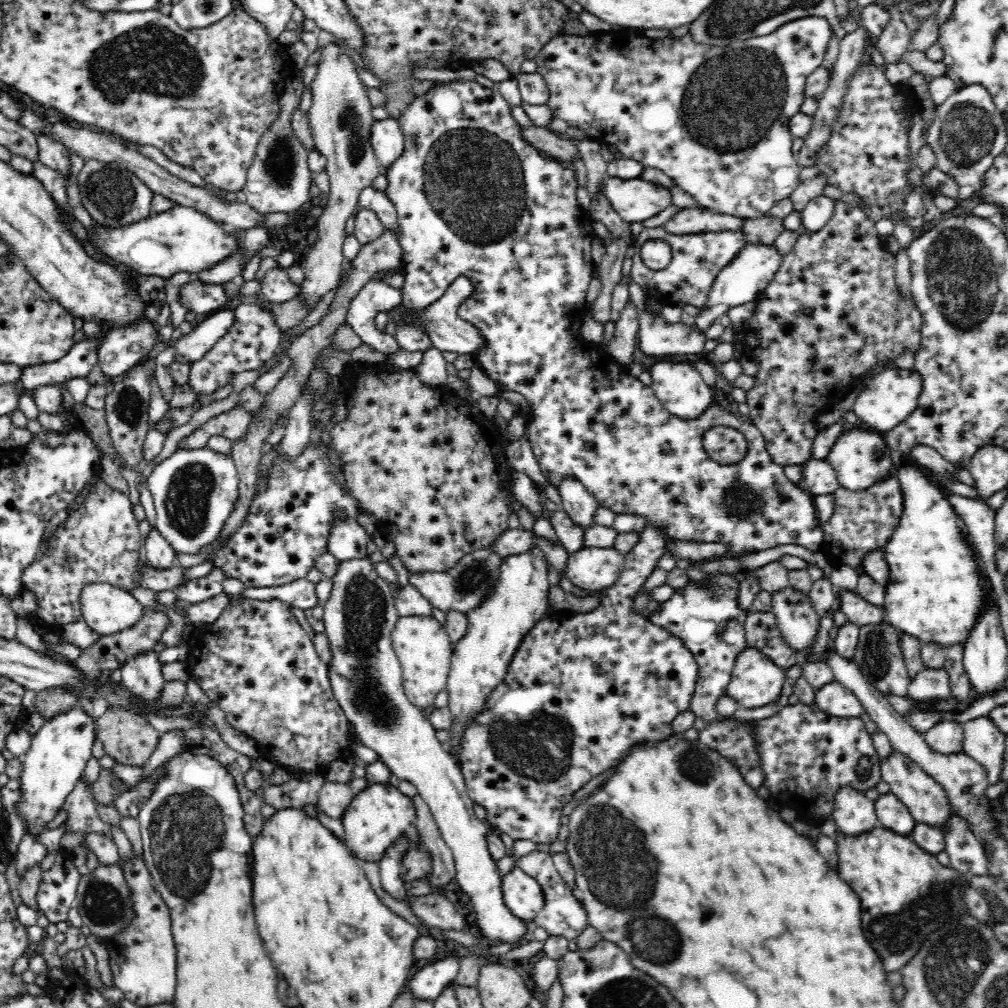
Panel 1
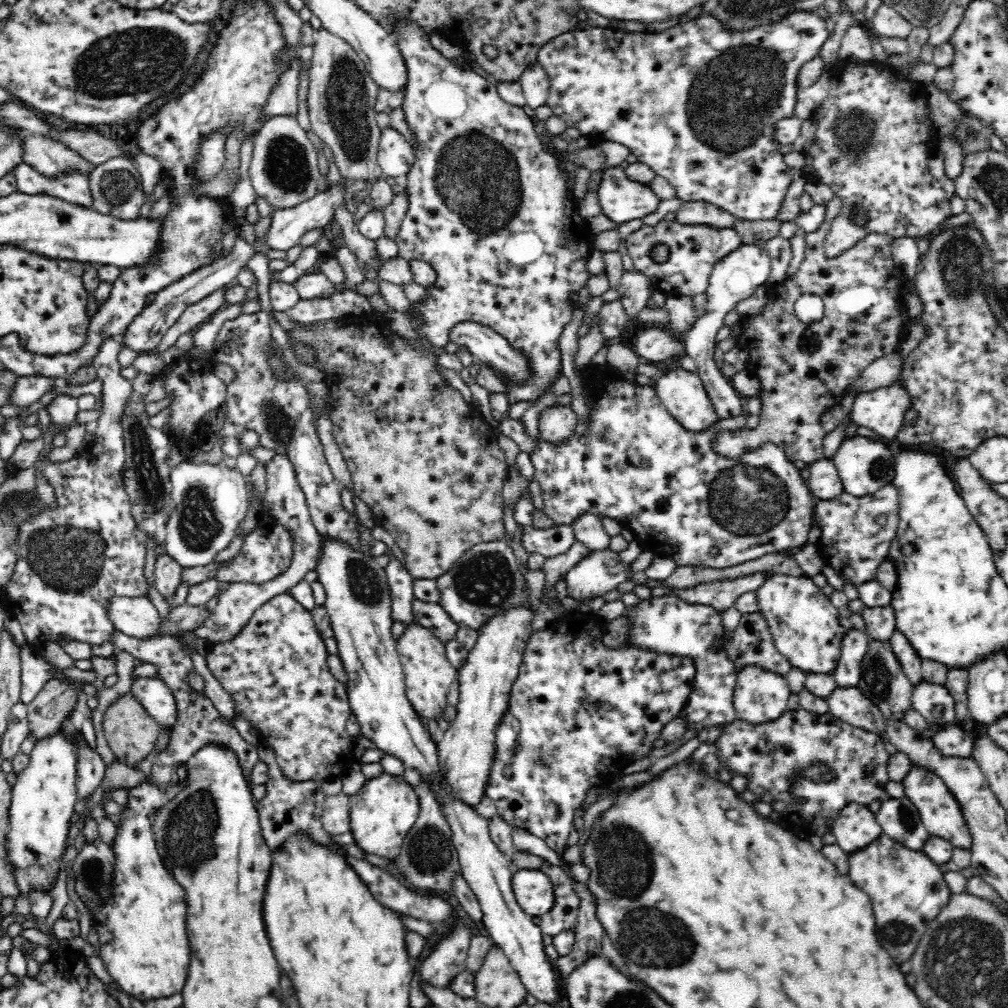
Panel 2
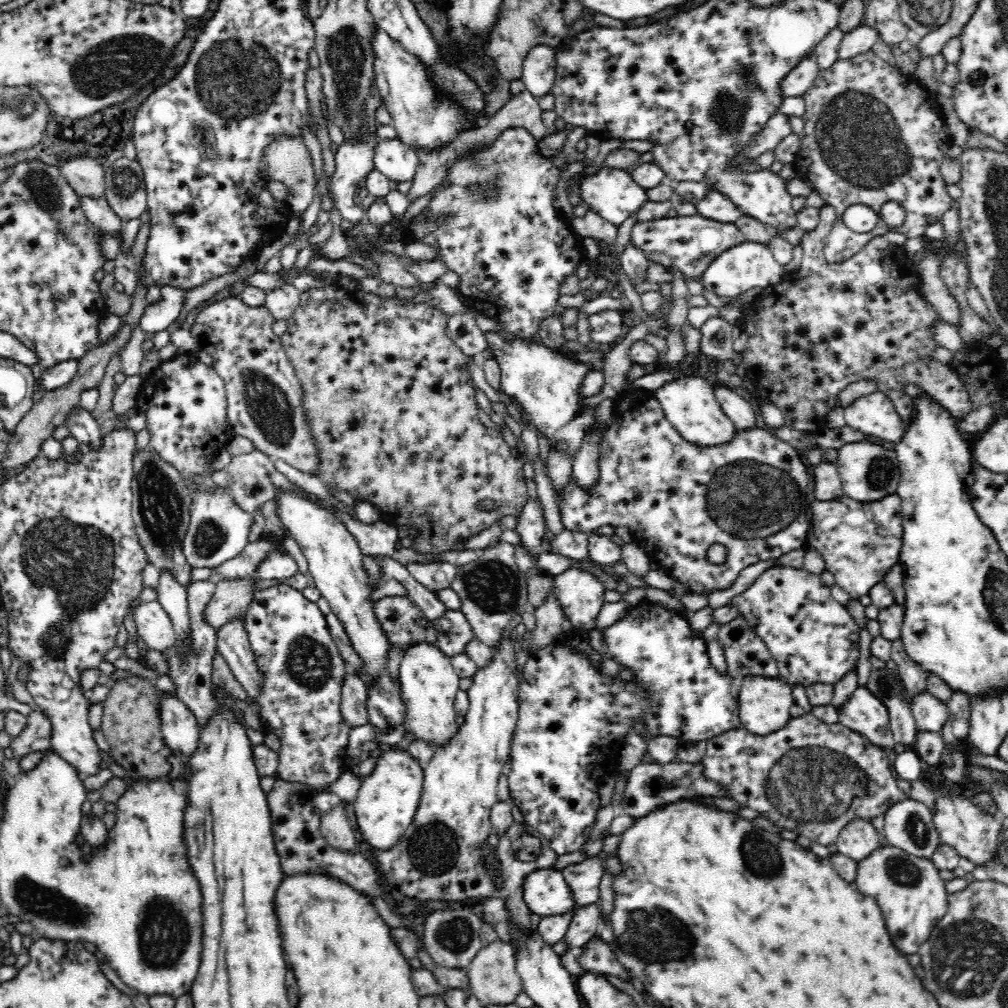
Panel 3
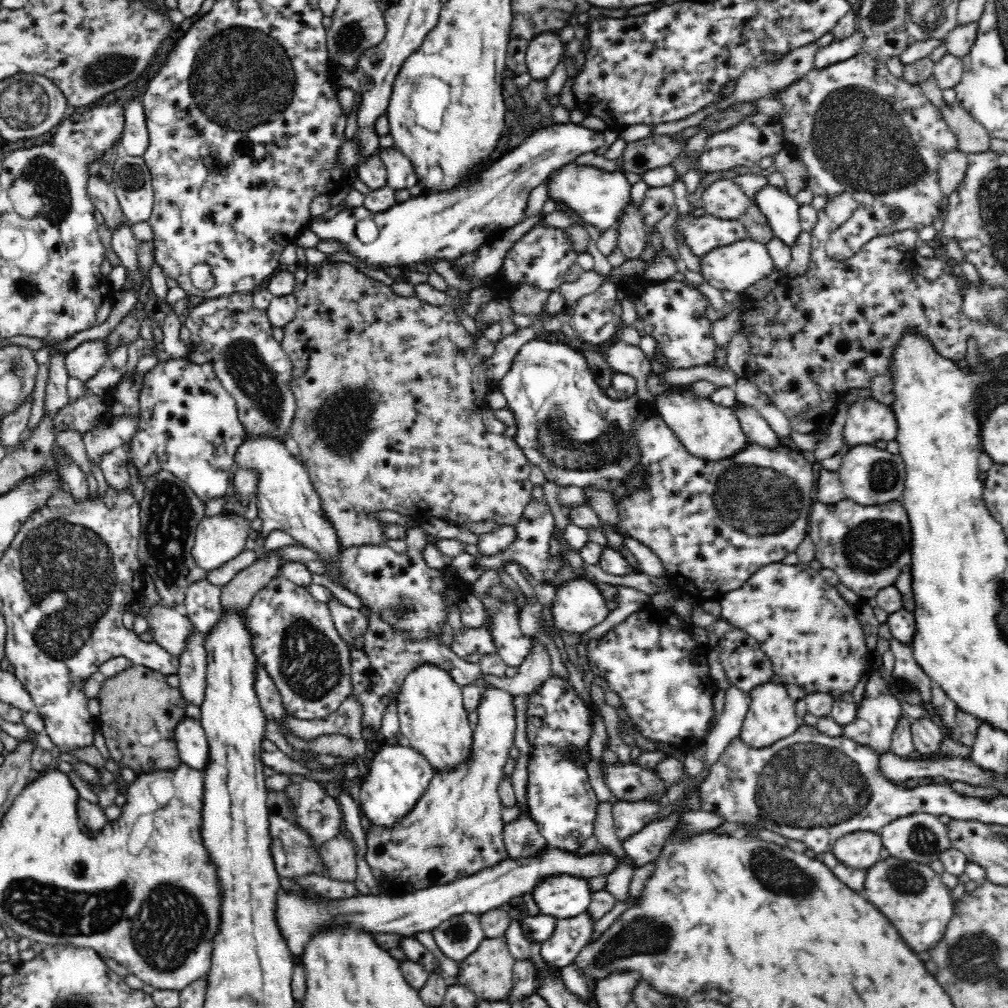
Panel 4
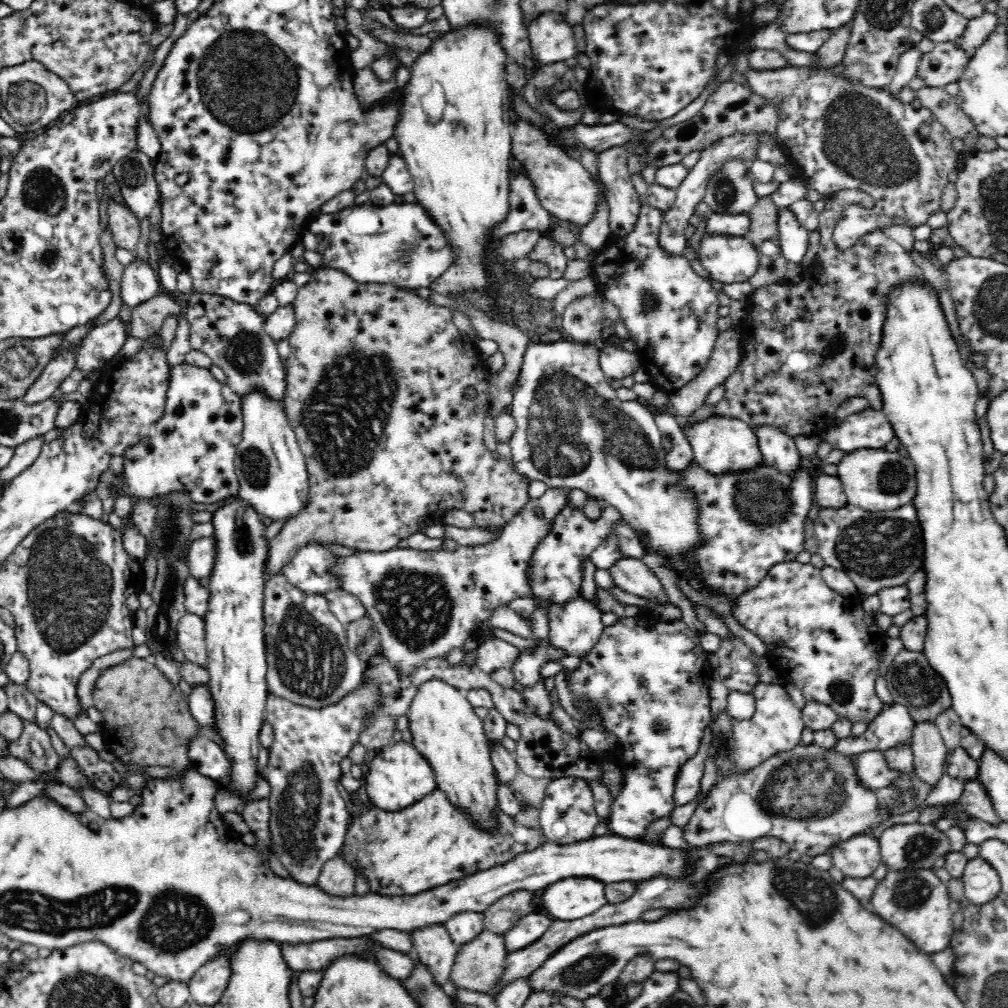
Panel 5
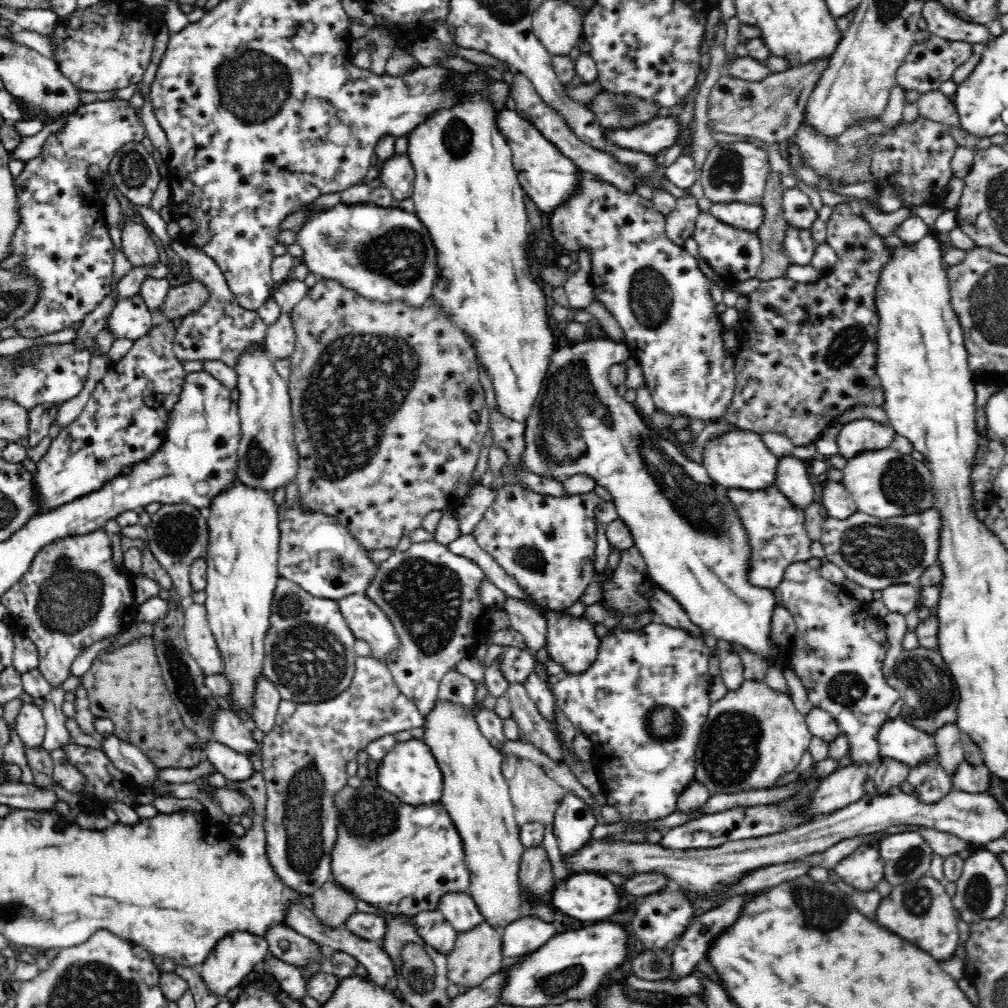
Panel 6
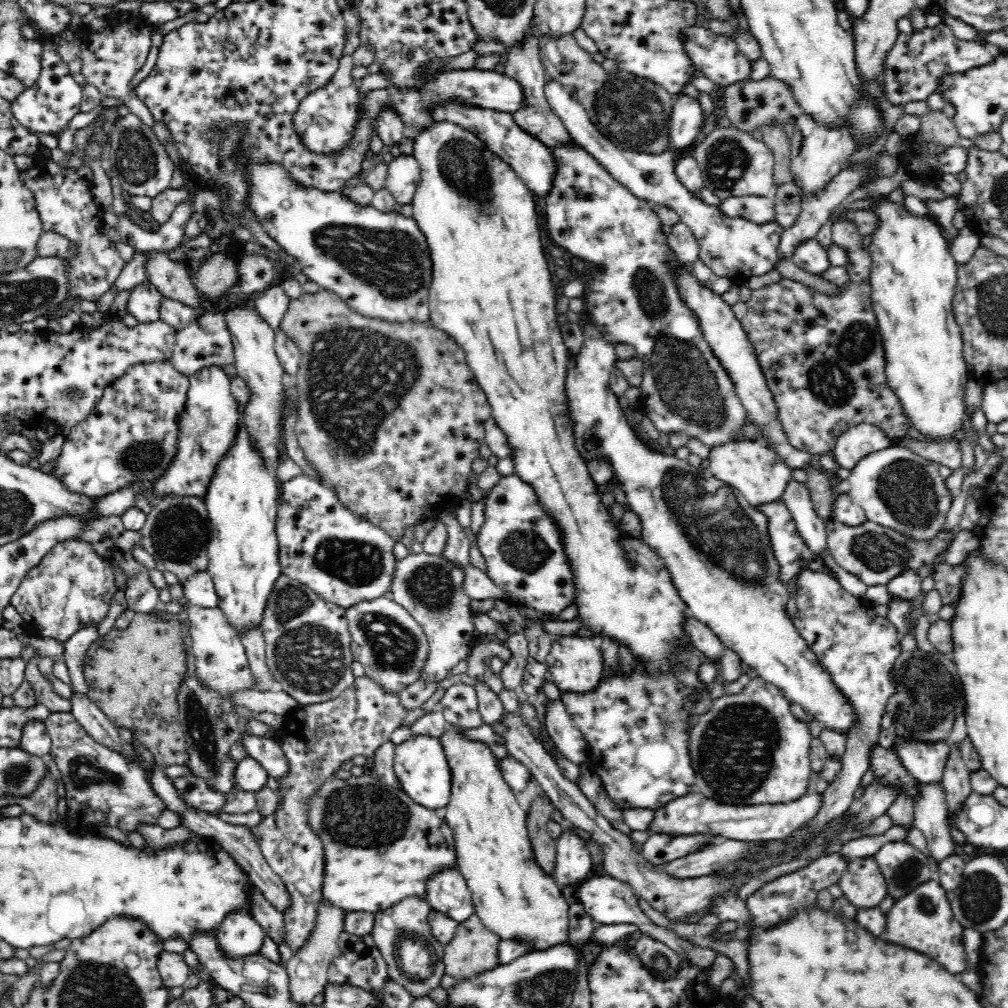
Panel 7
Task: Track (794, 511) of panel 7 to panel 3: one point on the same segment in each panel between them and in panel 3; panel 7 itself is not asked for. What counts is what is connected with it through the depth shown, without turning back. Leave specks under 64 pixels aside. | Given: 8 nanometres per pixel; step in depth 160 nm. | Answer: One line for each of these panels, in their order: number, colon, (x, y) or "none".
3: (736, 406)
4: (756, 429)
5: (777, 447)
6: (792, 478)

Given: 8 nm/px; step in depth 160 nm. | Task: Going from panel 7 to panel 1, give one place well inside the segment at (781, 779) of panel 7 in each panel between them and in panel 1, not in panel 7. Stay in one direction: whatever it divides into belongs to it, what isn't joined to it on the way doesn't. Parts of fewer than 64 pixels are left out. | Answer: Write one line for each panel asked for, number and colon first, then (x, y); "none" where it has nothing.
1: (756, 681)
2: (760, 694)
3: (764, 701)
4: (771, 716)
5: (776, 725)
6: (753, 735)

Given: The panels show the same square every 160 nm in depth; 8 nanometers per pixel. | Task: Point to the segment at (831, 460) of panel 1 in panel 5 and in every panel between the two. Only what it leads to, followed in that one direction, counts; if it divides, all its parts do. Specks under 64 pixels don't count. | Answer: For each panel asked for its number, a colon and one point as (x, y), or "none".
2: (864, 465)
3: (868, 471)
4: (870, 475)
5: (874, 479)

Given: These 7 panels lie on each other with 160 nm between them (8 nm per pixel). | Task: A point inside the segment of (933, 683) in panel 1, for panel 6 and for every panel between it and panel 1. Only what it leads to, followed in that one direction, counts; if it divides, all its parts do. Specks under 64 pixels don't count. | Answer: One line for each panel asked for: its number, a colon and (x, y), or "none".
2: (933, 701)
3: (931, 713)
4: (926, 734)
5: (929, 752)
6: (931, 782)

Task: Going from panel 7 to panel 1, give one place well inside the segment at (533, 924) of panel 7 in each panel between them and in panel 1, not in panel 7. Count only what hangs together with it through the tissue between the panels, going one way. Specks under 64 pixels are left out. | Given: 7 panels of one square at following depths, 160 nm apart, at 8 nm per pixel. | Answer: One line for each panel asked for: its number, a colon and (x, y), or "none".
1: (424, 649)
2: (429, 675)
3: (429, 685)
4: (430, 707)
5: (445, 730)
6: (476, 795)

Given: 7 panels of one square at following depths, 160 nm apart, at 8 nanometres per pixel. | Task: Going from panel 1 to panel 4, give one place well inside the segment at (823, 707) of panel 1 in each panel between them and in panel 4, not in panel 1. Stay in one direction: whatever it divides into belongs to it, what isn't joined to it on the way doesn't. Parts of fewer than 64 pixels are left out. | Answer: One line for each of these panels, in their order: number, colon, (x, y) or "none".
2: (848, 704)
3: (863, 712)
4: (877, 714)

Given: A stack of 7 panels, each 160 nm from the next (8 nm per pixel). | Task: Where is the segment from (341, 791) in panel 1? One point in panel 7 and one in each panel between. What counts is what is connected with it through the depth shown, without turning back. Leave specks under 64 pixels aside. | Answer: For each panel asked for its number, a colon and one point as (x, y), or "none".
2: (335, 817)
3: (335, 825)
4: (338, 854)
5: (337, 877)
6: (332, 903)
7: (307, 970)

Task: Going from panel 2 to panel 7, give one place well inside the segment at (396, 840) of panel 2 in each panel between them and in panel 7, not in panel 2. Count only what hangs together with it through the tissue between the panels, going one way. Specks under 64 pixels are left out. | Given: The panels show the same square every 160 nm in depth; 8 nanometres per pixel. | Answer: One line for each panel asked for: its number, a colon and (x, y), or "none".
3: (387, 800)
4: (398, 776)
5: (398, 775)
6: (409, 771)
7: (421, 768)

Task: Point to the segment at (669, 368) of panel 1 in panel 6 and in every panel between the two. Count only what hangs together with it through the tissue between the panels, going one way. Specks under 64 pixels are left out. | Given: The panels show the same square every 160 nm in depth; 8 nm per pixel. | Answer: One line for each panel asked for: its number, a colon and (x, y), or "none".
2: (682, 392)
3: (689, 403)
4: (710, 431)
5: (719, 444)
6: (739, 458)

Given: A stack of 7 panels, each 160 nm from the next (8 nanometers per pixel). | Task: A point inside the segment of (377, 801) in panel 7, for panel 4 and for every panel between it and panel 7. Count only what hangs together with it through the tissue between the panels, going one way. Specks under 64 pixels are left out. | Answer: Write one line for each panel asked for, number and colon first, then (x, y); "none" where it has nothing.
4: (455, 829)
5: (429, 844)
6: (402, 858)

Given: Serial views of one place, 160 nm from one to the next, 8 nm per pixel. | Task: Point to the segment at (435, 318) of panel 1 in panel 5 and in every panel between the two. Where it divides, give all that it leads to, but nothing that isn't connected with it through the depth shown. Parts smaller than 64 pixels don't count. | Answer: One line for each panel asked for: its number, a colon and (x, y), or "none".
2: (489, 347)
3: (545, 383)
4: (566, 424)
5: (572, 431)

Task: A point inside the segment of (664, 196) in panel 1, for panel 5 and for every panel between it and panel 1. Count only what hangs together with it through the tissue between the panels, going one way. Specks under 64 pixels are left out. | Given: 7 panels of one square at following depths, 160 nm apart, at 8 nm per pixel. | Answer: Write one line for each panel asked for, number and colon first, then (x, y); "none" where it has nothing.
2: (622, 199)
3: (612, 193)
4: (600, 197)
5: (568, 191)

